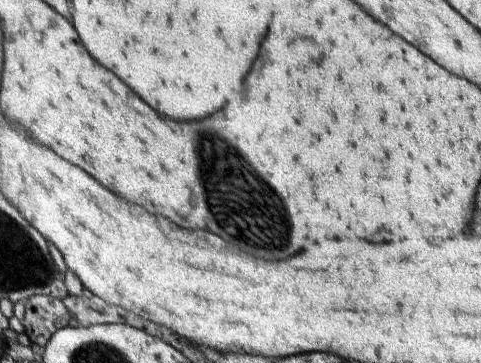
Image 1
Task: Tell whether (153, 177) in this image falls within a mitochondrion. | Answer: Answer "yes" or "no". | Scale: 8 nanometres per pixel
no

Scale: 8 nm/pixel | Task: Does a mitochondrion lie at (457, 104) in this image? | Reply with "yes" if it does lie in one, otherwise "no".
no

